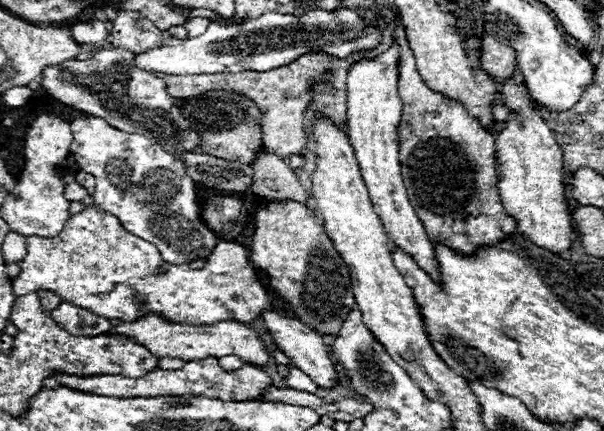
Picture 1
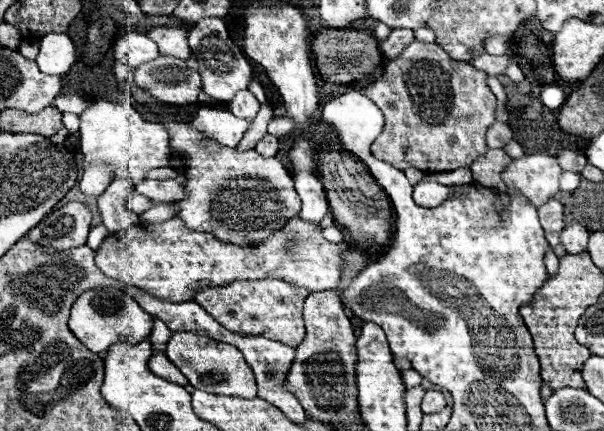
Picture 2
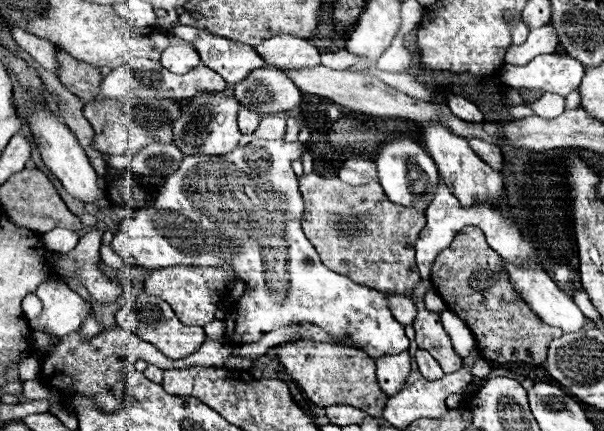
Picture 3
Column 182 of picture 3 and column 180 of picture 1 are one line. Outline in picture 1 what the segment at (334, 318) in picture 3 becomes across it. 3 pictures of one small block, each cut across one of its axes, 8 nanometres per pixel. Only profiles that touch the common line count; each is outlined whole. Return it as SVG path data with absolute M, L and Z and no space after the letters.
M88 116L78 118L70 124L72 130L72 146L70 152L78 162L80 170L92 174L96 178L96 190L92 194L94 204L104 212L116 216L128 232L140 236L156 244L164 262L170 264L190 264L194 260L206 260L214 246L218 244L216 234L202 220L202 210L196 196L196 182L188 176L186 166L174 154L168 154L158 144L150 144L148 138L138 134L124 134L112 126L108 126L102 118Z

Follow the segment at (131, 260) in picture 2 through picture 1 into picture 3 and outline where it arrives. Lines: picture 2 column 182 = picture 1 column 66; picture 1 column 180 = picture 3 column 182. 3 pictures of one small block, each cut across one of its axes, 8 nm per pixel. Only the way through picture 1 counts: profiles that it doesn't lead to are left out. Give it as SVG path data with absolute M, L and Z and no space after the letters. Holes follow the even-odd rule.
M170 266L154 270L144 280L144 290L168 302L182 324L186 326L204 326L214 320L214 312L218 302L228 296L226 278L232 278L234 272L230 268L214 268L214 266ZM220 290L220 294L218 294Z

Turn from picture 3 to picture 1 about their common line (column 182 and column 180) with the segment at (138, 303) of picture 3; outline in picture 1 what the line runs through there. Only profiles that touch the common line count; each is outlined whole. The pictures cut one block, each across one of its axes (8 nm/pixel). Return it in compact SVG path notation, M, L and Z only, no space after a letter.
M148 314L134 322L120 322L110 332L132 332L132 336L136 336L136 340L140 340L156 358L172 356L172 358L182 358L190 362L190 360L202 360L208 356L222 358L222 356L234 354L246 364L254 364L254 366L264 366L270 360L270 350L262 340L262 336L240 322L230 322L230 320L218 322L214 326L188 326L188 324L168 324L160 316Z

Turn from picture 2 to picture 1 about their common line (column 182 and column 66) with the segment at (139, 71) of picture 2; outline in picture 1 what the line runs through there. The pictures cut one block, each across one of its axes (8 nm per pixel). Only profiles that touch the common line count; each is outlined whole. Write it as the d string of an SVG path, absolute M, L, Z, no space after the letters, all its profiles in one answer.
M106 48L88 60L68 60L58 66L48 66L42 72L42 90L68 106L86 114L108 120L114 128L130 134L142 134L160 144L166 152L194 152L200 148L200 134L182 116L174 98L168 94L166 82L150 70L140 70L134 64L136 54L124 48Z

